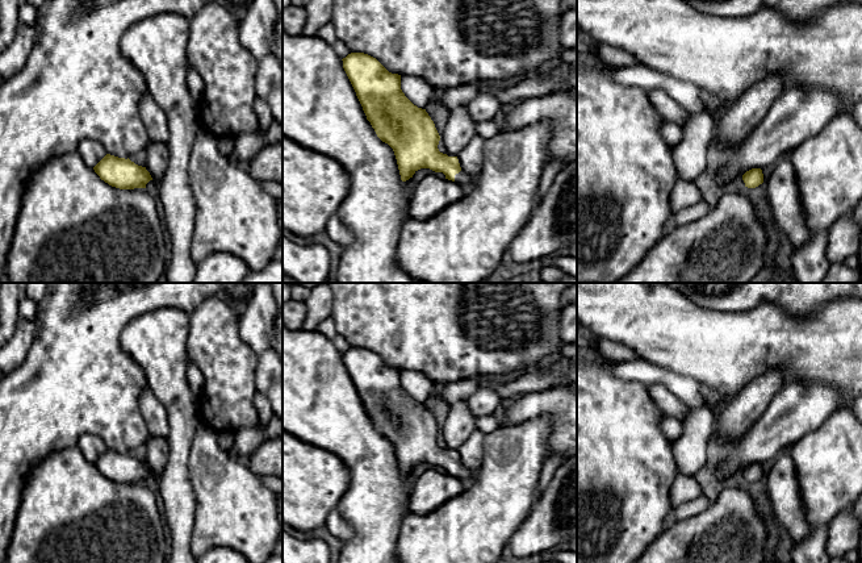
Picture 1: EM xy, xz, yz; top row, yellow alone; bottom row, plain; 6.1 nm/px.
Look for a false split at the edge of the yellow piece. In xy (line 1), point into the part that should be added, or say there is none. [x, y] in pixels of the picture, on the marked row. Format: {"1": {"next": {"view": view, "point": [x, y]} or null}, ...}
{"1": {"next": null}}

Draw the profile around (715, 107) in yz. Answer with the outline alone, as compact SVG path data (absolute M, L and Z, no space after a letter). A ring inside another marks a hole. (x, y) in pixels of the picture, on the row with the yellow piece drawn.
M700 87L702 99L704 103L706 112L711 116L714 128L712 128L712 135L716 137L717 134L717 122L720 117L727 113L732 108L732 103L720 99L715 93L708 92L706 88Z

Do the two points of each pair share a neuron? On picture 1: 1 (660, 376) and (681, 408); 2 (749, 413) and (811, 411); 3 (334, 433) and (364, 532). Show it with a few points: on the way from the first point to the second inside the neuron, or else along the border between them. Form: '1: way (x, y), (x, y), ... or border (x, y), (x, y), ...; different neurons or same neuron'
1: border (648, 384), (664, 384), (689, 408); different neurons
2: border (779, 387), (765, 412), (741, 436); different neurons
3: way (359, 458), (364, 463), (364, 507); same neuron

